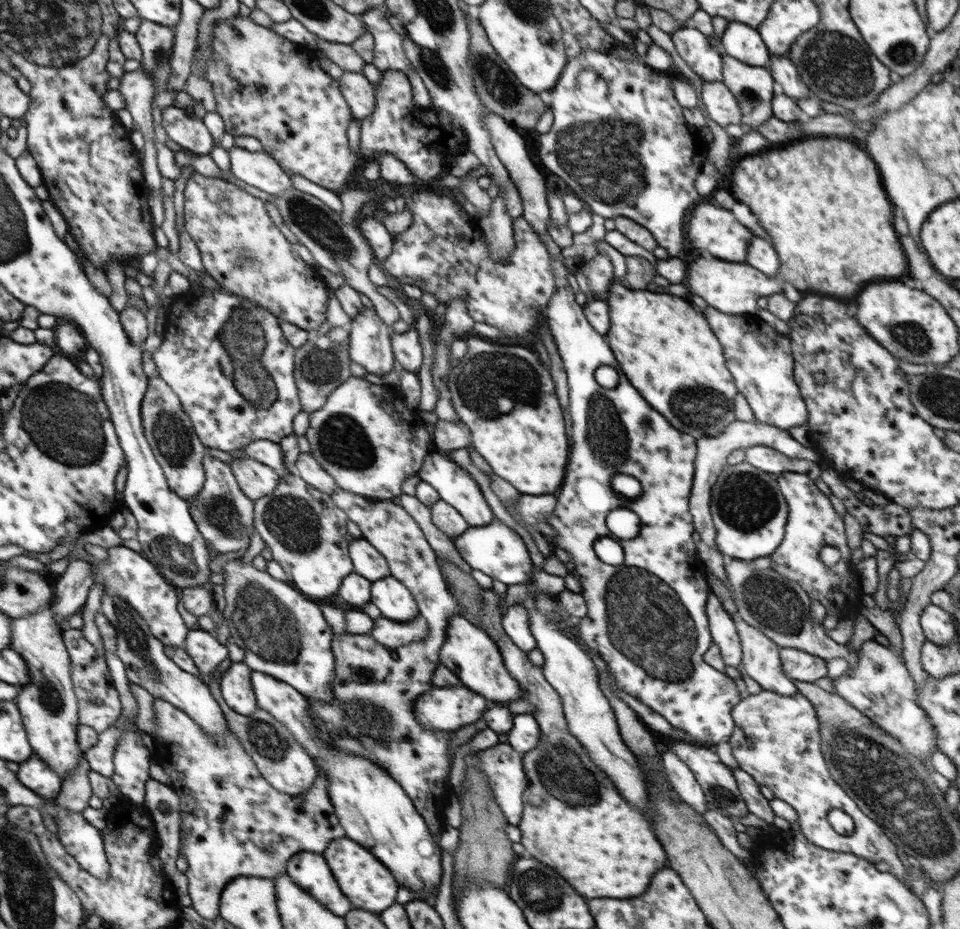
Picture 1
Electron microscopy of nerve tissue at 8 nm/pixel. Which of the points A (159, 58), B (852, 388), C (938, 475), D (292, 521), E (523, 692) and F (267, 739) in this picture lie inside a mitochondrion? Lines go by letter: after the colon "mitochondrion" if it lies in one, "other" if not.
A: mitochondrion
B: other
C: other
D: mitochondrion
E: other
F: mitochondrion

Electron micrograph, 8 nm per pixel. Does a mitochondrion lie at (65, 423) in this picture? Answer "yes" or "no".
yes

